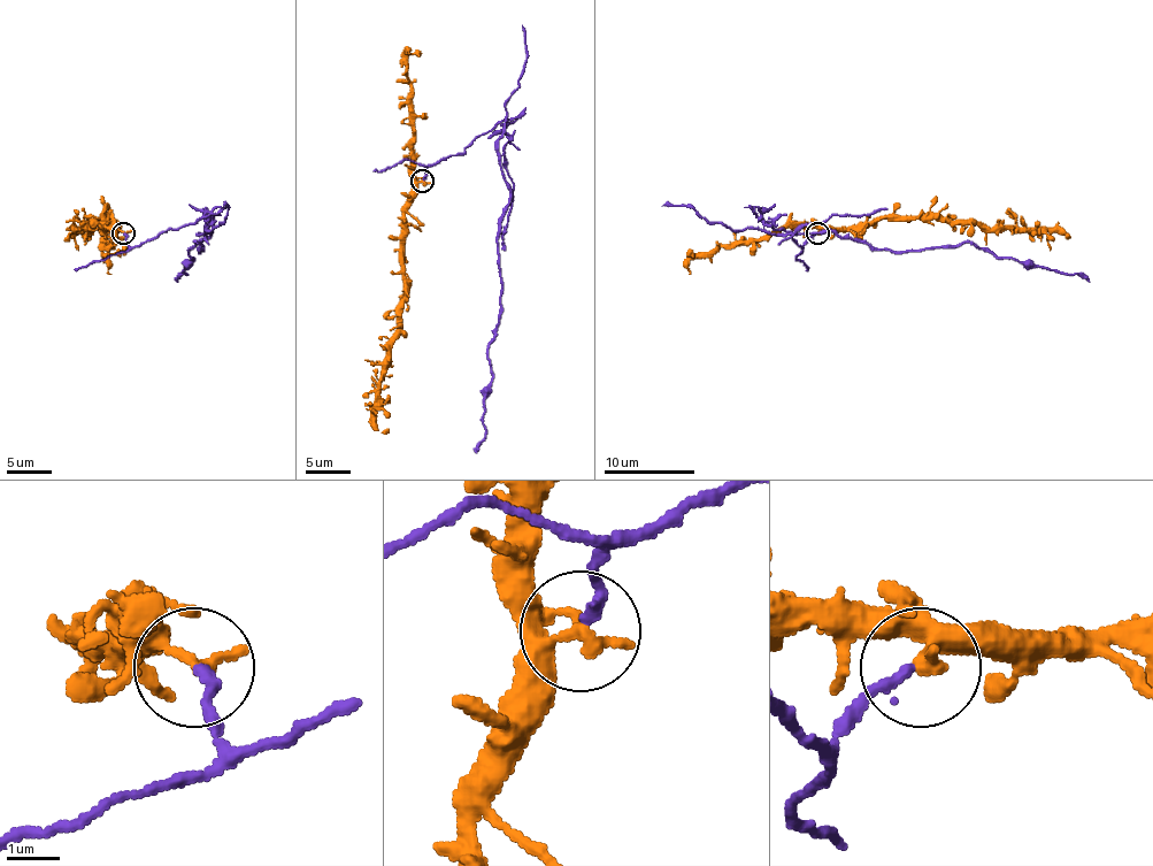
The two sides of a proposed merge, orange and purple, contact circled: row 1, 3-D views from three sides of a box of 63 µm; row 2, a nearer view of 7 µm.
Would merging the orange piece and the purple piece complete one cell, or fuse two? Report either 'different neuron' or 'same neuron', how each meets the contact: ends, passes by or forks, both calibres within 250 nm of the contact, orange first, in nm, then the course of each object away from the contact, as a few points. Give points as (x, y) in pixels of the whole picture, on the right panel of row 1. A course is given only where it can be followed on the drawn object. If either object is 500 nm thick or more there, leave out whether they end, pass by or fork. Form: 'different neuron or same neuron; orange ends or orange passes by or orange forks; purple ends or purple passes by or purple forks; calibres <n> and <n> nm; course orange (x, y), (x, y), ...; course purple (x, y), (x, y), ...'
different neuron; orange ends; purple ends; calibres 300 and 200 nm; course orange (817, 232), (822, 228), (865, 228), (881, 219), (939, 219), (971, 221), (983, 228), (1063, 232), (1066, 237); course purple (817, 232), (801, 246), (761, 219), (776, 235), (836, 230), (892, 251), (974, 242), (998, 258), (1089, 282)

